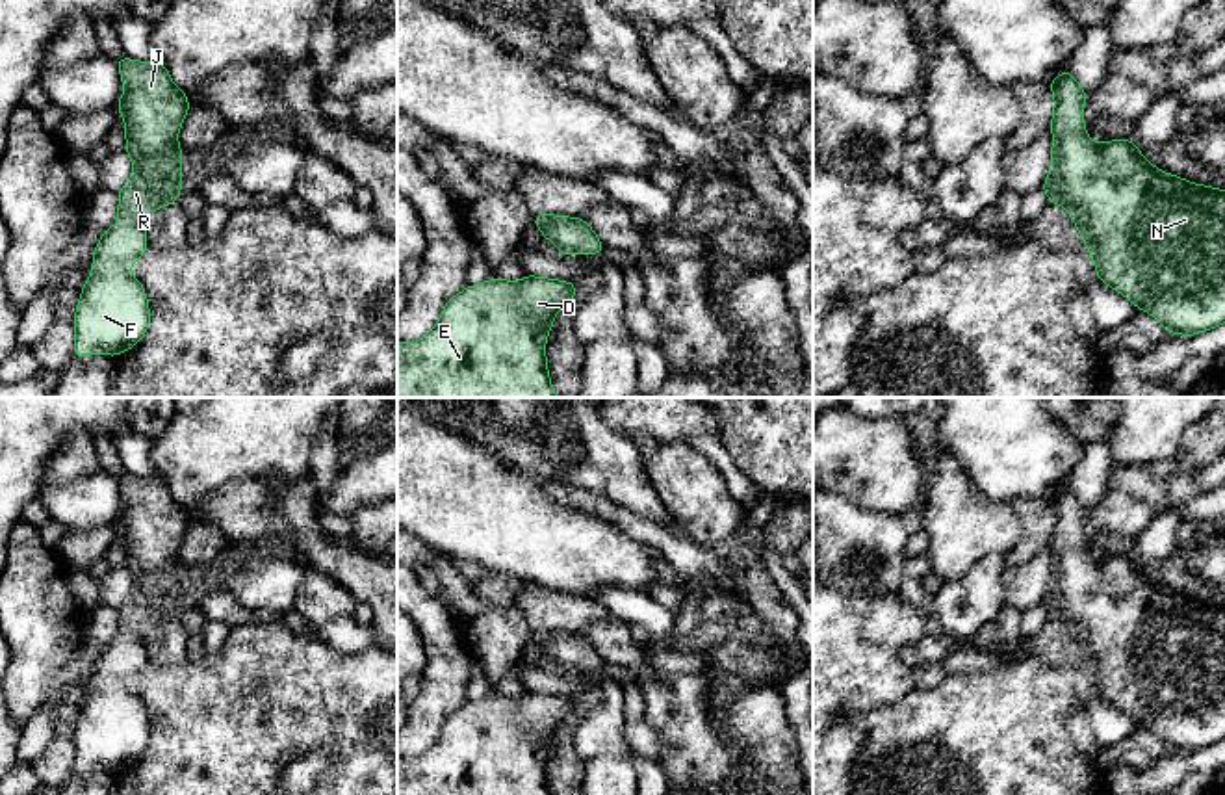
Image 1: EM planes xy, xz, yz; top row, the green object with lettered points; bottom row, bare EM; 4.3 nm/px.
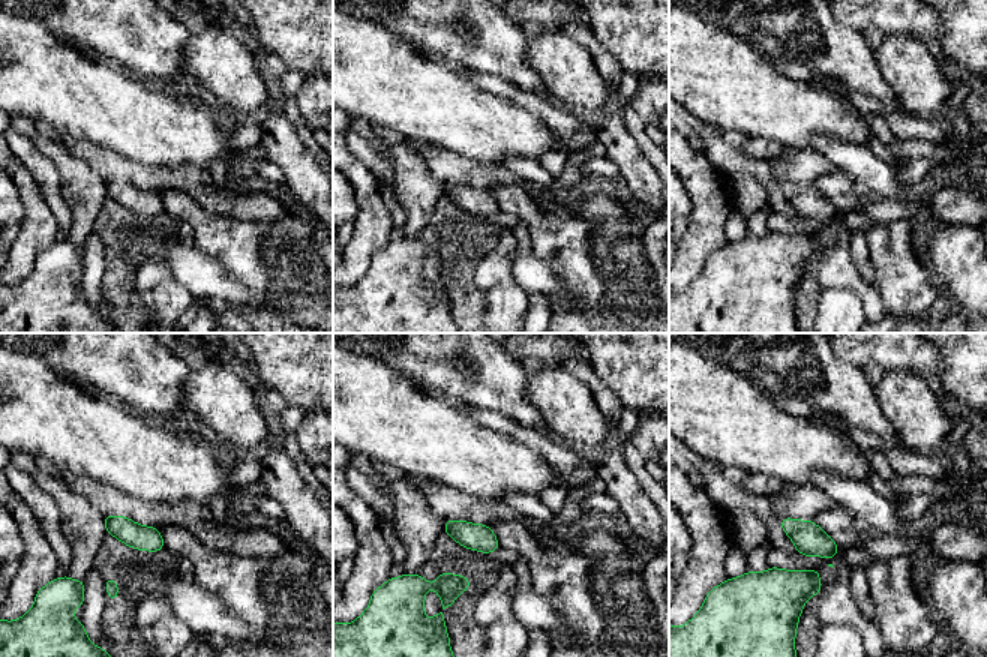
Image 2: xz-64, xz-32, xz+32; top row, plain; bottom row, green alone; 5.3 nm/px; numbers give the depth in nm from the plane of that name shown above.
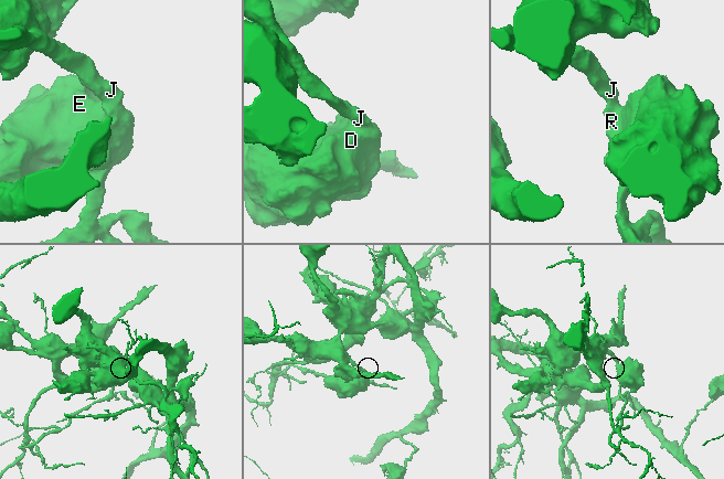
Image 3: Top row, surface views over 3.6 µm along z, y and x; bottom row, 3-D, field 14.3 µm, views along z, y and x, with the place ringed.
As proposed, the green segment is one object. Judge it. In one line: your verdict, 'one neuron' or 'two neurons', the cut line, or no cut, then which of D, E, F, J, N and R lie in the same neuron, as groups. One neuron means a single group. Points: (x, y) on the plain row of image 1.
one neuron; no cut; D E F J N R

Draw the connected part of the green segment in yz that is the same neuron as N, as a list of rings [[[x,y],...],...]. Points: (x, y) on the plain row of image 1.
[[[1069,487],[1060,489],[1049,500],[1054,511],[1054,528],[1051,539],[1054,561],[1051,565],[1051,587],[1041,606],[1047,609],[1051,620],[1062,620],[1067,624],[1075,643],[1078,645],[1084,659],[1088,661],[1086,667],[1095,676],[1095,687],[1099,697],[1130,715],[1138,726],[1149,728],[1171,750],[1193,752],[1197,749],[1210,747],[1225,739],[1225,607],[1219,604],[1190,600],[1180,593],[1162,589],[1158,583],[1151,581],[1143,574],[1140,565],[1130,555],[1091,559],[1090,552],[1086,550],[1086,541],[1082,537],[1082,524],[1086,520],[1088,509],[1078,502],[1078,498],[1071,492]]]

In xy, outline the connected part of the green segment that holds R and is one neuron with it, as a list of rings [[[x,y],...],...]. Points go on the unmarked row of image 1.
[[[117,476],[124,509],[115,522],[124,533],[126,570],[134,578],[130,596],[121,604],[117,635],[102,650],[93,667],[93,685],[82,704],[74,732],[74,771],[91,773],[106,769],[117,773],[132,765],[147,749],[150,726],[145,704],[128,684],[147,667],[145,637],[160,622],[171,622],[182,604],[182,565],[176,550],[189,528],[187,509],[178,505],[161,477]]]

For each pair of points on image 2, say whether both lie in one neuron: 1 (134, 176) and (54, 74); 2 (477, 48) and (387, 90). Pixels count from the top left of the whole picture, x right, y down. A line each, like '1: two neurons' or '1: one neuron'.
1: two neurons
2: two neurons

